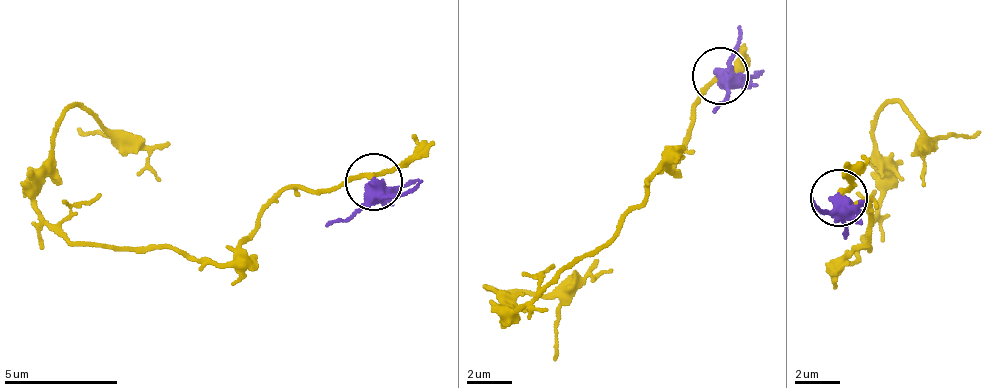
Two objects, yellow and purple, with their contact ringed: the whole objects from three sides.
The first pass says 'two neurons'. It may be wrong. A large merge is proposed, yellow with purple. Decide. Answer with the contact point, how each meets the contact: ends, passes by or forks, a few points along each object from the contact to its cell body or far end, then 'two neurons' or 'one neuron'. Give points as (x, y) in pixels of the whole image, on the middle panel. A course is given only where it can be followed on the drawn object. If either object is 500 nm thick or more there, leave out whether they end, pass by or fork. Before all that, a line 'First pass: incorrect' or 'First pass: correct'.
First pass: incorrect
(720, 76) | yellow passes by | purple forks | yellow via (719, 77), (647, 202), (522, 306), (485, 289), (611, 270) | purple via (722, 77), (714, 110) | one neuron

